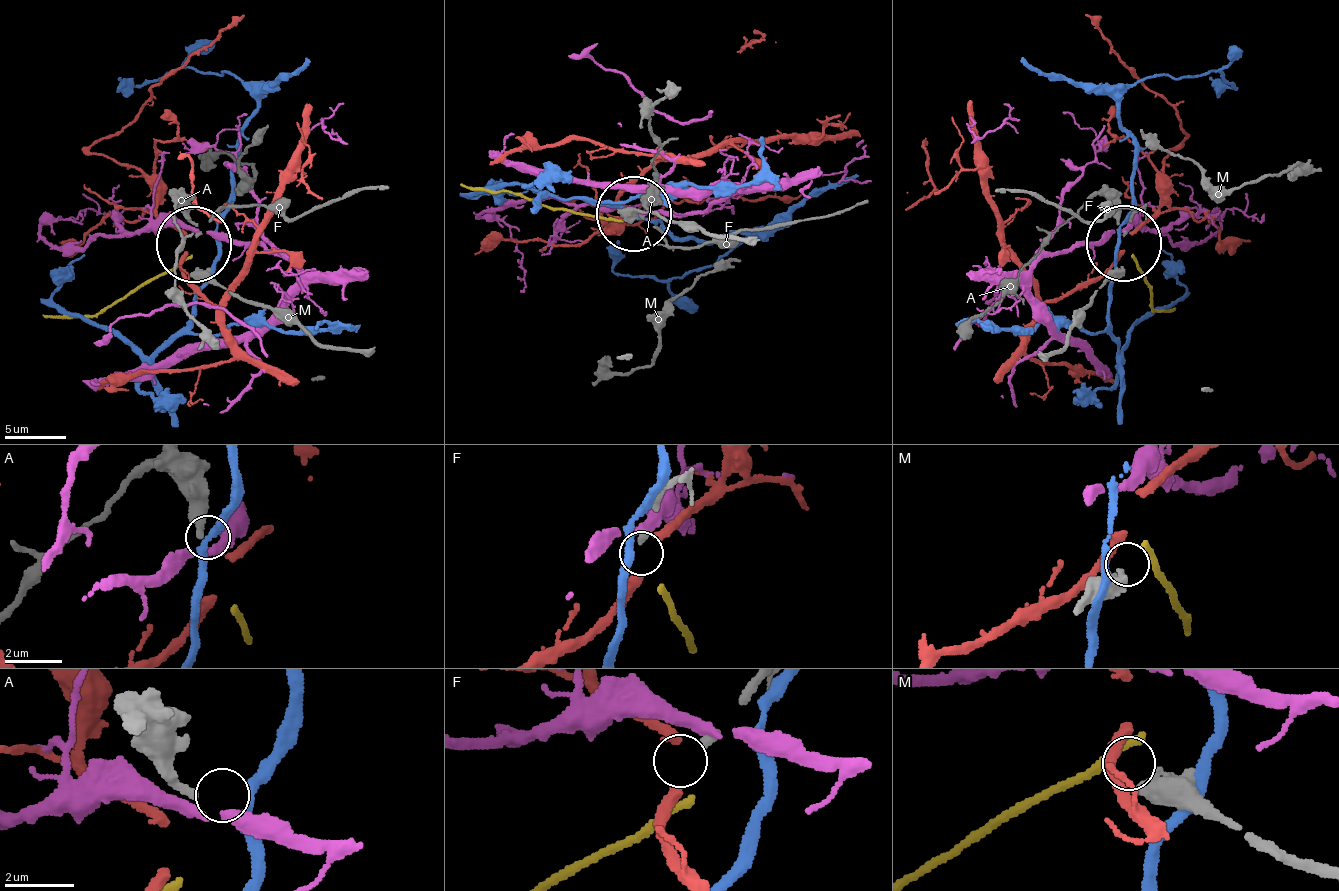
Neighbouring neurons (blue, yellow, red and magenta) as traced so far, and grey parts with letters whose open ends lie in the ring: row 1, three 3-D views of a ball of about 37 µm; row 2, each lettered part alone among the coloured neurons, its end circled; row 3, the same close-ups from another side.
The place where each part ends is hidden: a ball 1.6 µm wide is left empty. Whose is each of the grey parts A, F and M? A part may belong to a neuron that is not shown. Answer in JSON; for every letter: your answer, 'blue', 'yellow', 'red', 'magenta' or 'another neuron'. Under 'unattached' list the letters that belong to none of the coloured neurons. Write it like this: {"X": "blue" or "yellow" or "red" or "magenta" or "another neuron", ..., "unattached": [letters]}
{"A": "blue", "F": "another neuron", "M": "another neuron", "unattached": ["F", "M"]}

